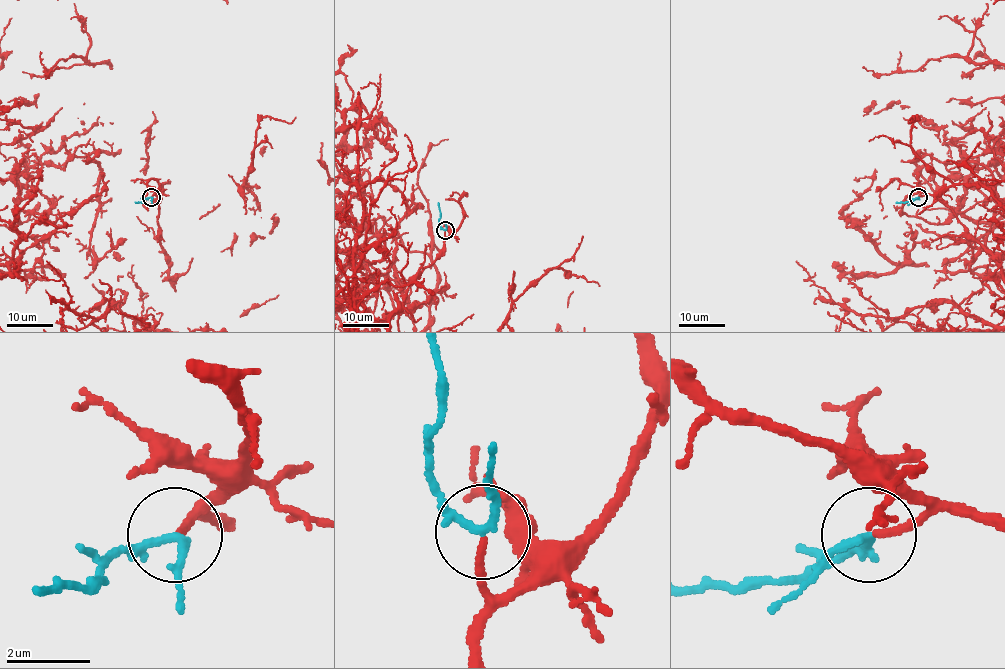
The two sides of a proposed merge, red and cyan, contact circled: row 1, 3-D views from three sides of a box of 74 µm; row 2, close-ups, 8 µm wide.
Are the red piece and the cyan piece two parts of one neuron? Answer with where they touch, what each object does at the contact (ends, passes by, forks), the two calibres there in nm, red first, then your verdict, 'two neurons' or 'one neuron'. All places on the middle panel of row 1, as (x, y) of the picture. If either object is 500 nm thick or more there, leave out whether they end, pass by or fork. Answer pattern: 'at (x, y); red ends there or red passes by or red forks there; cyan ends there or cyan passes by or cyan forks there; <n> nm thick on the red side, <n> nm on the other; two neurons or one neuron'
at (445, 230); red ends there; cyan passes by; 160 nm thick on the red side, 170 nm on the other; one neuron

